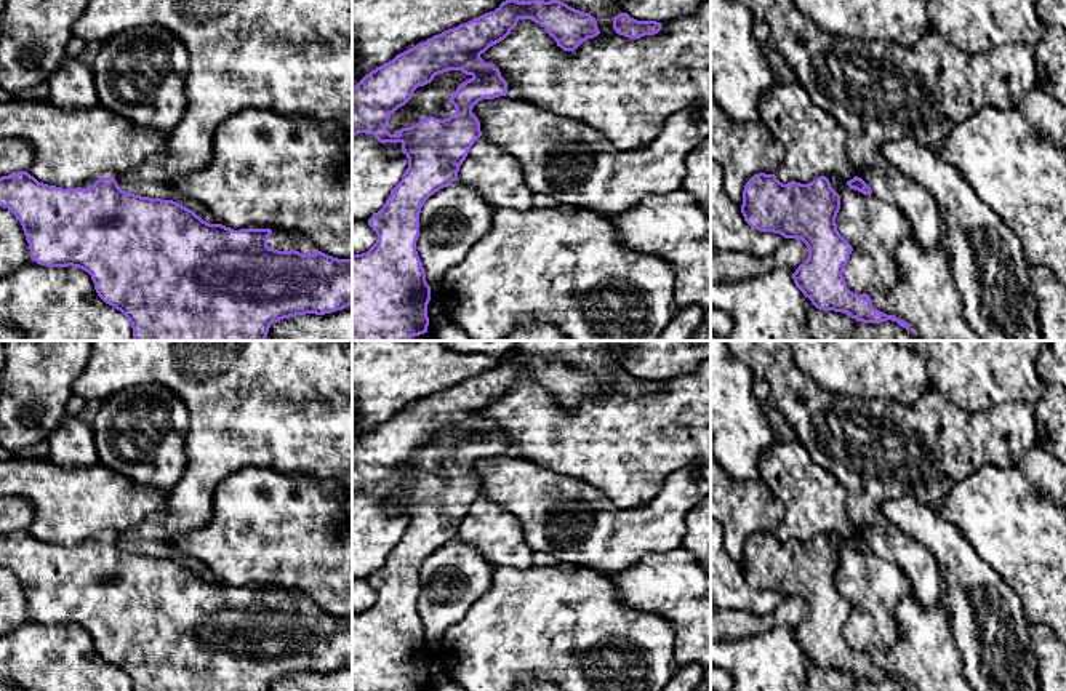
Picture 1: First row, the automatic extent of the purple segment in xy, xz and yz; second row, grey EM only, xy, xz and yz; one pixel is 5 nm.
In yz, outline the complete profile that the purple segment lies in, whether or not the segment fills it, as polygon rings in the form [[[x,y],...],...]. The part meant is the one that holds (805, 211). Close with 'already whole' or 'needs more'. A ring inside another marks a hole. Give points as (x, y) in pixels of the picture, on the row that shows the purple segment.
[[[759,173],[743,190],[741,213],[752,229],[807,245],[808,258],[792,278],[816,309],[842,312],[863,323],[892,320],[912,330],[908,322],[877,310],[869,294],[856,294],[847,288],[842,274],[853,248],[837,230],[839,210],[840,195],[826,176],[808,184],[783,184],[775,174]]]; already whole

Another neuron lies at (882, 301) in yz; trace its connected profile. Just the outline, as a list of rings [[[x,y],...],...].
[[[909,237],[896,250],[896,264],[898,283],[888,293],[871,291],[874,309],[908,322],[925,341],[983,341],[967,320],[944,242],[936,250],[925,250]]]

